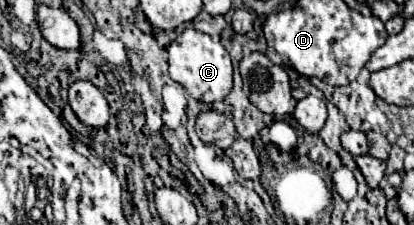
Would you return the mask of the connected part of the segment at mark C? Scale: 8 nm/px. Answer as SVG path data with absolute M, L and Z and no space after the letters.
M186 27L186 29L182 29L178 33L178 37L166 49L168 49L168 55L170 55L170 59L168 59L170 77L176 83L180 83L194 99L198 99L202 103L214 103L214 101L224 99L230 93L230 89L232 89L232 59L230 59L230 53L222 47L220 41L214 41L210 35L200 33L200 31L192 29L192 27Z

